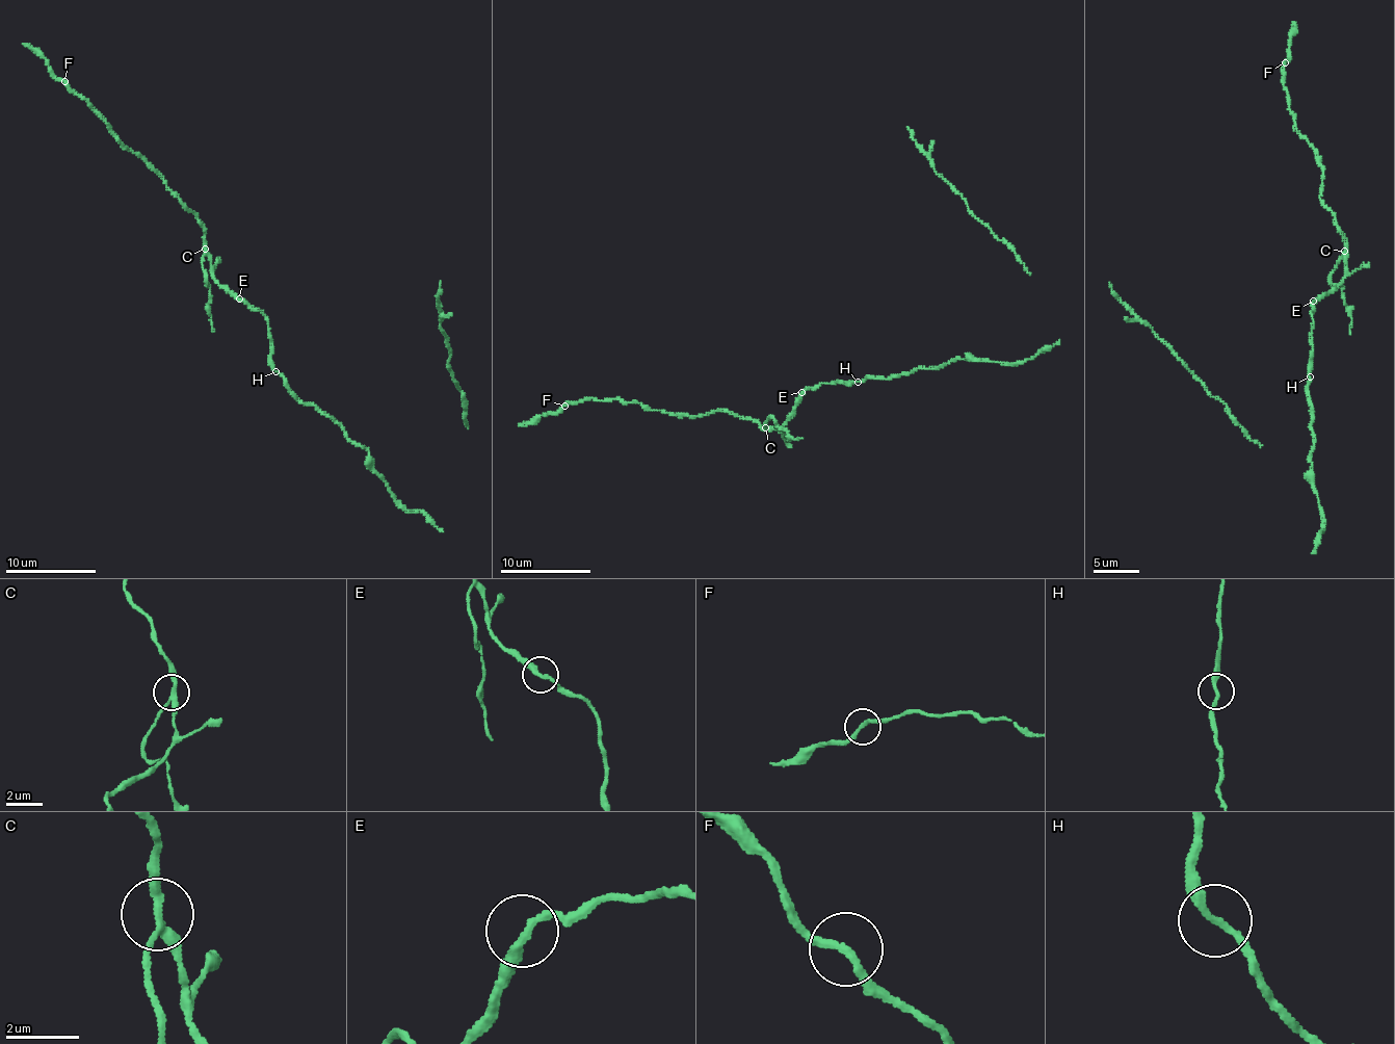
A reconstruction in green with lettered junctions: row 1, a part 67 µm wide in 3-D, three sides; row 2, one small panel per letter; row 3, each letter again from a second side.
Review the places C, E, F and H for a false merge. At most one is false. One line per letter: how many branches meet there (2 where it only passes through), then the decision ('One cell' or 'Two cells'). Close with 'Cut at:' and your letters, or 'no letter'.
C: Branches: 3. Two cells
E: Branches: 2. One cell
F: Branches: 2. One cell
H: Branches: 2. One cell
Cut at: C

